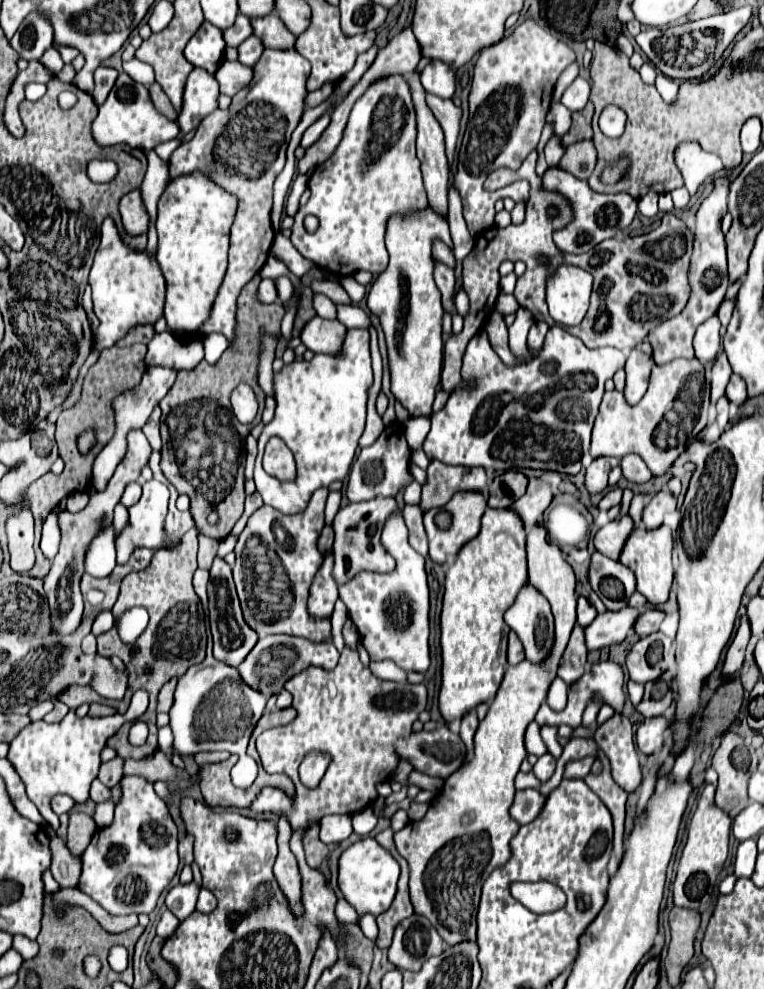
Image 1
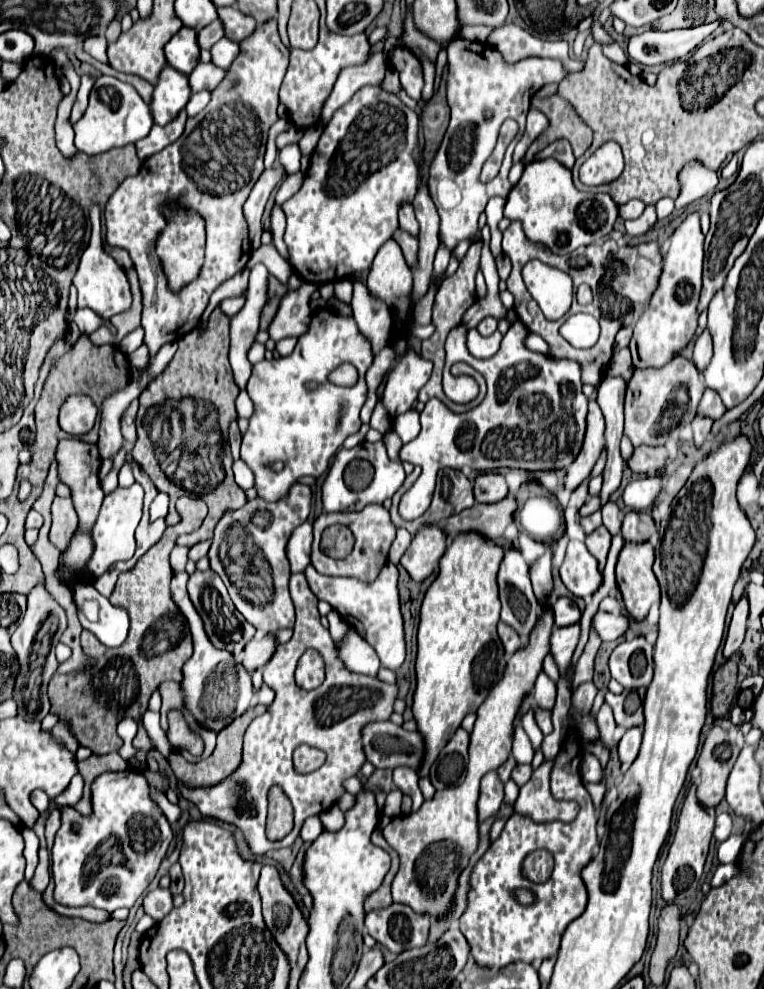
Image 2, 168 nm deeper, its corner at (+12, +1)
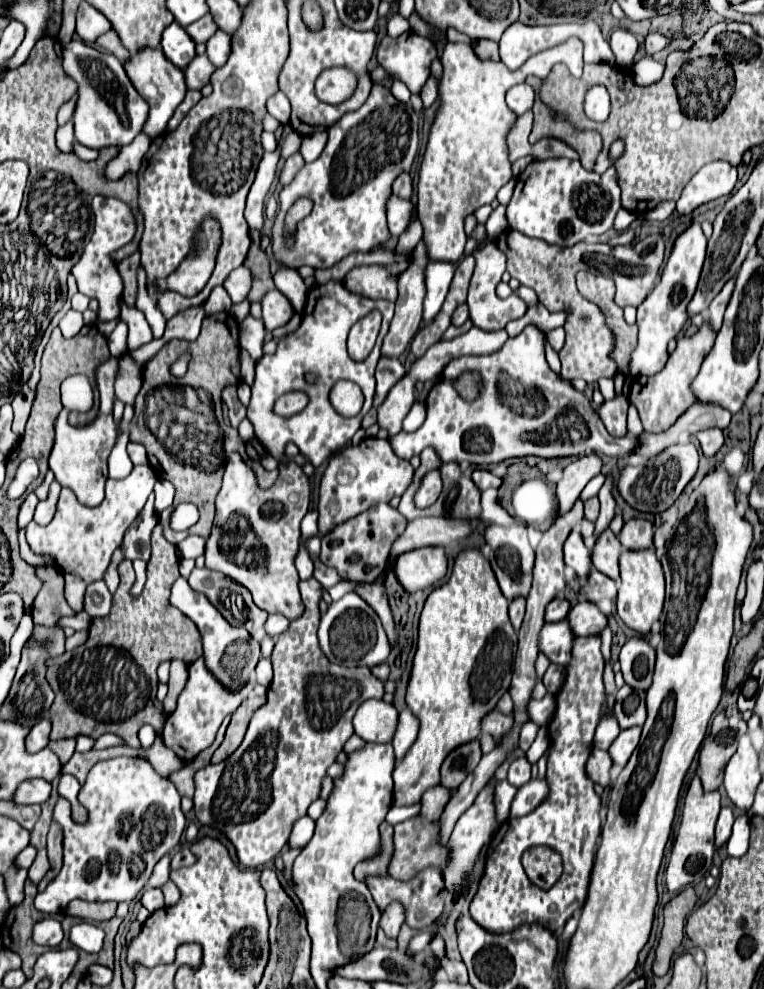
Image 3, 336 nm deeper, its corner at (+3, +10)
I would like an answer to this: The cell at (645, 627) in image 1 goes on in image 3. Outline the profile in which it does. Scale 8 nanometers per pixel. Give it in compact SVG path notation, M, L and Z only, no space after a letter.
M579 602L569 610L567 622L575 636L591 636L599 634L607 626L607 616L601 610L597 610L595 604Z

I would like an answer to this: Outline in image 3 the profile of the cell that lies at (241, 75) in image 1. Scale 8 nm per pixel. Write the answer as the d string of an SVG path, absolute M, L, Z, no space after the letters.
M195 56L187 68L183 70L185 74L185 84L189 90L201 90L207 82L209 82L209 76L213 74L213 66L211 62L207 62L207 56Z

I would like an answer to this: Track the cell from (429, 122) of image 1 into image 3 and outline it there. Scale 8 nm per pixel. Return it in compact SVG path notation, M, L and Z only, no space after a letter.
M423 242L415 246L411 266L399 274L399 298L395 302L395 316L391 320L391 328L383 340L381 356L383 358L399 358L411 338L417 334L421 326L423 312L423 266L429 262L425 254Z

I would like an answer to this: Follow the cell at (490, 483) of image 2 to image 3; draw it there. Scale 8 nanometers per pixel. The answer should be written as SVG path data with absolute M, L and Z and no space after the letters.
M473 470L471 478L473 478L473 482L477 484L479 490L485 490L485 488L499 488L499 486L501 486L501 478L493 476L493 474L487 472L487 470Z

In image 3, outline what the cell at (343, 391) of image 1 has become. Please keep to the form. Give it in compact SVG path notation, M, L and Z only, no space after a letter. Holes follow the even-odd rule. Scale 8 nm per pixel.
M331 280L327 284L317 284L307 292L307 306L301 318L301 324L291 334L279 338L277 350L273 356L263 356L257 362L257 376L255 384L251 386L251 404L247 408L247 418L255 426L257 440L269 450L271 456L279 458L285 452L285 444L293 442L299 452L317 468L325 460L329 460L337 450L341 450L345 444L351 442L353 434L361 426L361 418L369 412L373 392L375 392L375 366L379 360L381 342L389 330L389 322L393 318L393 302L389 300L371 300L361 294L355 294L343 286L339 280ZM379 308L383 314L383 326L377 338L375 348L363 362L355 362L347 354L347 334L351 326L363 318L369 310ZM305 374L315 374L315 382L309 384L305 380ZM337 380L351 380L363 388L365 404L355 418L345 418L335 412L335 408L329 402L329 390ZM291 390L303 390L309 396L309 404L305 410L291 418L281 418L273 412L273 404L279 396L291 392Z

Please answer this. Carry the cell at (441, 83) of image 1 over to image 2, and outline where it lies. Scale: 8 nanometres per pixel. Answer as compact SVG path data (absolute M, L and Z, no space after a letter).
M406 47L396 49L394 57L392 57L392 67L400 73L400 83L406 89L406 93L412 99L422 99L422 87L424 87L422 65L412 55L412 51Z

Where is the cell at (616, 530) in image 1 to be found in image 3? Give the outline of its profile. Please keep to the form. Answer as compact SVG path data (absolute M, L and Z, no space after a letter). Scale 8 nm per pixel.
M607 528L601 534L601 538L595 544L595 550L591 554L593 566L615 582L619 582L619 556L621 556L621 550L623 548L619 546L617 536Z

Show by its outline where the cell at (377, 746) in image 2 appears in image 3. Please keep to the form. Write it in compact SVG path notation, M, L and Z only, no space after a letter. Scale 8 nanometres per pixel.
M367 700L353 716L353 730L365 742L391 742L397 710L383 700Z

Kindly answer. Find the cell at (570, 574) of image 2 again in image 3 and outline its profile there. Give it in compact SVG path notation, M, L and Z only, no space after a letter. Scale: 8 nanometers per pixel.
M577 528L565 540L563 554L565 554L565 564L571 566L581 580L585 580L589 574L589 566L591 566L591 552L583 544L583 538Z

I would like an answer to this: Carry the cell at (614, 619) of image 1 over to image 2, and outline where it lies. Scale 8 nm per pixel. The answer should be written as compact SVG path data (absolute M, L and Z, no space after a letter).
M580 623L570 625L570 627L562 627L562 629L554 629L554 635L550 637L550 653L554 655L560 673L564 675L570 667L570 657L574 653L574 647L580 641Z

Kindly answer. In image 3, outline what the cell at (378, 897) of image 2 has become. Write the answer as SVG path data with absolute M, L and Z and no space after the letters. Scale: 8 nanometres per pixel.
M383 822L379 826L379 834L381 834L379 852L373 858L367 858L363 864L355 866L355 878L359 880L365 880L367 874L387 874L387 864L389 864L391 850L393 850L393 842L391 842L393 826L389 822Z

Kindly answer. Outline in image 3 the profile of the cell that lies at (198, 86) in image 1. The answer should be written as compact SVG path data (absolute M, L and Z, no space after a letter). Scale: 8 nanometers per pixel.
M139 48L135 52L131 52L129 60L123 64L127 76L131 78L131 84L135 86L135 90L141 94L141 98L149 104L149 116L147 116L147 124L143 126L143 132L149 138L159 136L161 132L165 132L169 118L173 116L175 108L183 102L187 86L183 82L183 72L177 66L171 66L171 62L167 62L167 58L163 58L163 50L159 48Z

